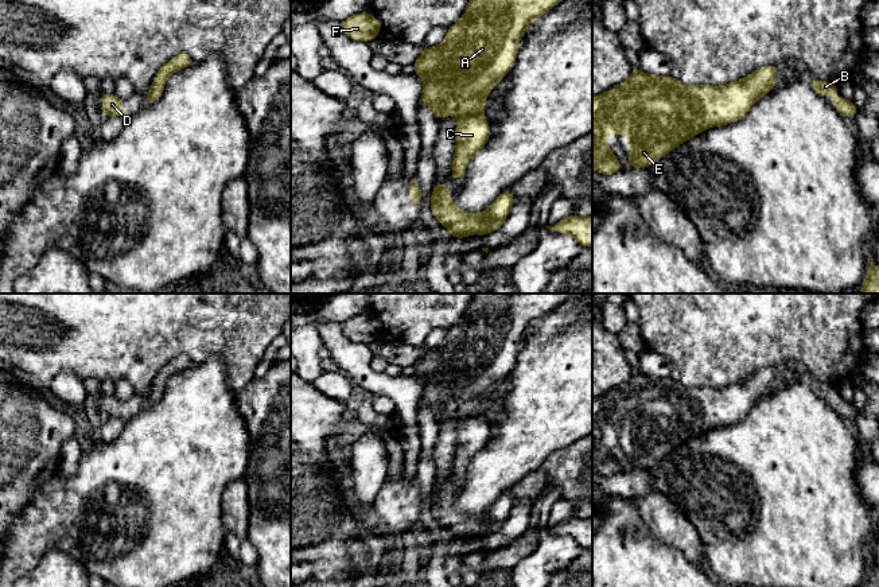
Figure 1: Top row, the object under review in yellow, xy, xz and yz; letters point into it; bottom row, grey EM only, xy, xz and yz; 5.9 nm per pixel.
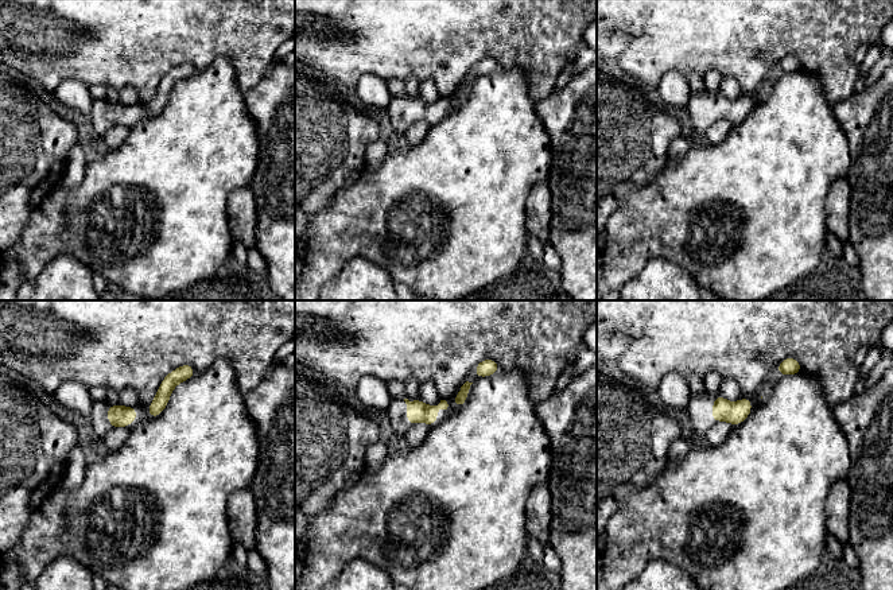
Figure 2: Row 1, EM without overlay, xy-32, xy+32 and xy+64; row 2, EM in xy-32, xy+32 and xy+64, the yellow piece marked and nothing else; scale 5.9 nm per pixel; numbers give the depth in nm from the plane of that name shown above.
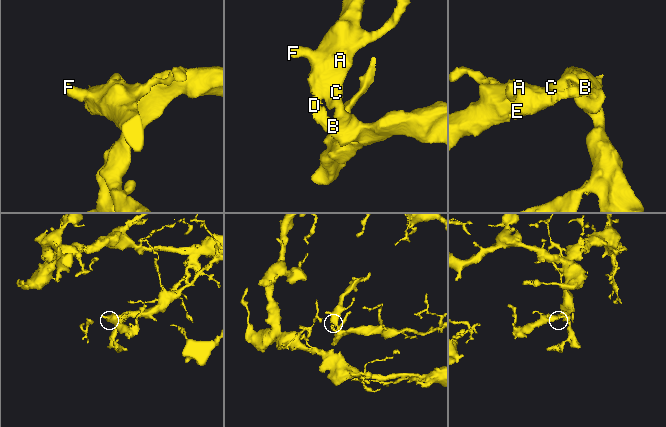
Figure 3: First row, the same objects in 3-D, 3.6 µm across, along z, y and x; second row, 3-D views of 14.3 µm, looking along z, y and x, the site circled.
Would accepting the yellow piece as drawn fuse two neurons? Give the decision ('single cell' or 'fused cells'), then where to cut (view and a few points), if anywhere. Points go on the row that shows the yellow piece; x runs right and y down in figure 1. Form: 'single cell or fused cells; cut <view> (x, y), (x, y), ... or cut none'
single cell; cut none

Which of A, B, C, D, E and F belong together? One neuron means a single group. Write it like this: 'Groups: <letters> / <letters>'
Groups: A B C D E F

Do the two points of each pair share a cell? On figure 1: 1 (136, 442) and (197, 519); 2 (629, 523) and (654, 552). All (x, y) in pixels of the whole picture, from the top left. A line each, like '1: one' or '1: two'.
1: one
2: one

